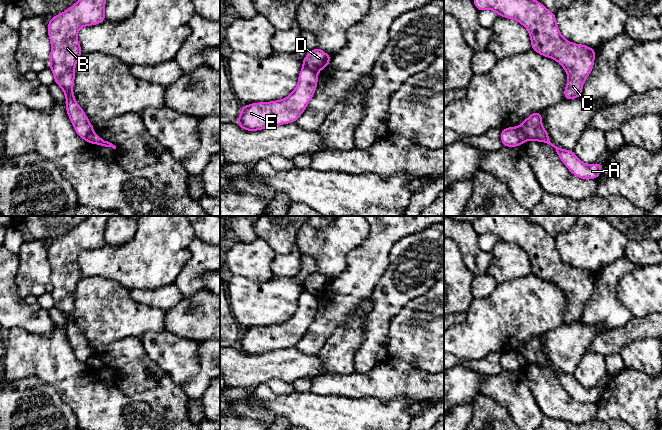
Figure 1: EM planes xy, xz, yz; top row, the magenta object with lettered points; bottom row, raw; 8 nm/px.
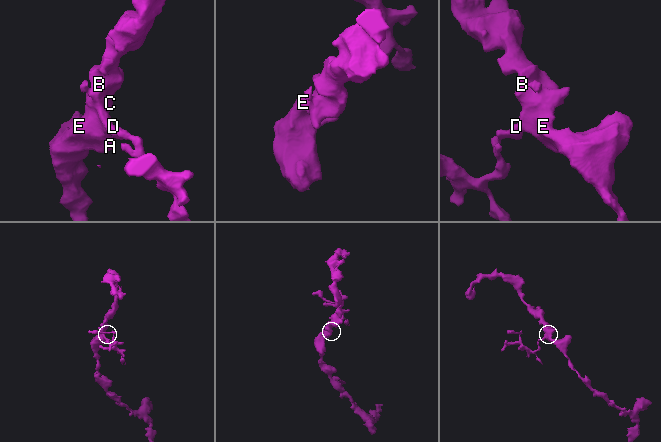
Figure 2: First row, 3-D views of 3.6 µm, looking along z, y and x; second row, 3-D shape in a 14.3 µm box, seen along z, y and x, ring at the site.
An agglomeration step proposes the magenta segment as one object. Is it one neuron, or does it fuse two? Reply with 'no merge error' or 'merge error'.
merge error

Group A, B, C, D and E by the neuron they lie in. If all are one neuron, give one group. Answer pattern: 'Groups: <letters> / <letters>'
Groups: A B C E / D

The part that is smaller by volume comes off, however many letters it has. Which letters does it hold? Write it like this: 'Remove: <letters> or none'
Remove: D

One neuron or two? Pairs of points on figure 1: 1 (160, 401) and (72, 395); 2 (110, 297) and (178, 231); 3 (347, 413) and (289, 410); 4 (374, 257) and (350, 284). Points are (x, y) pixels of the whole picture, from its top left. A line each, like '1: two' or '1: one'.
1: two
2: two
3: one
4: one

